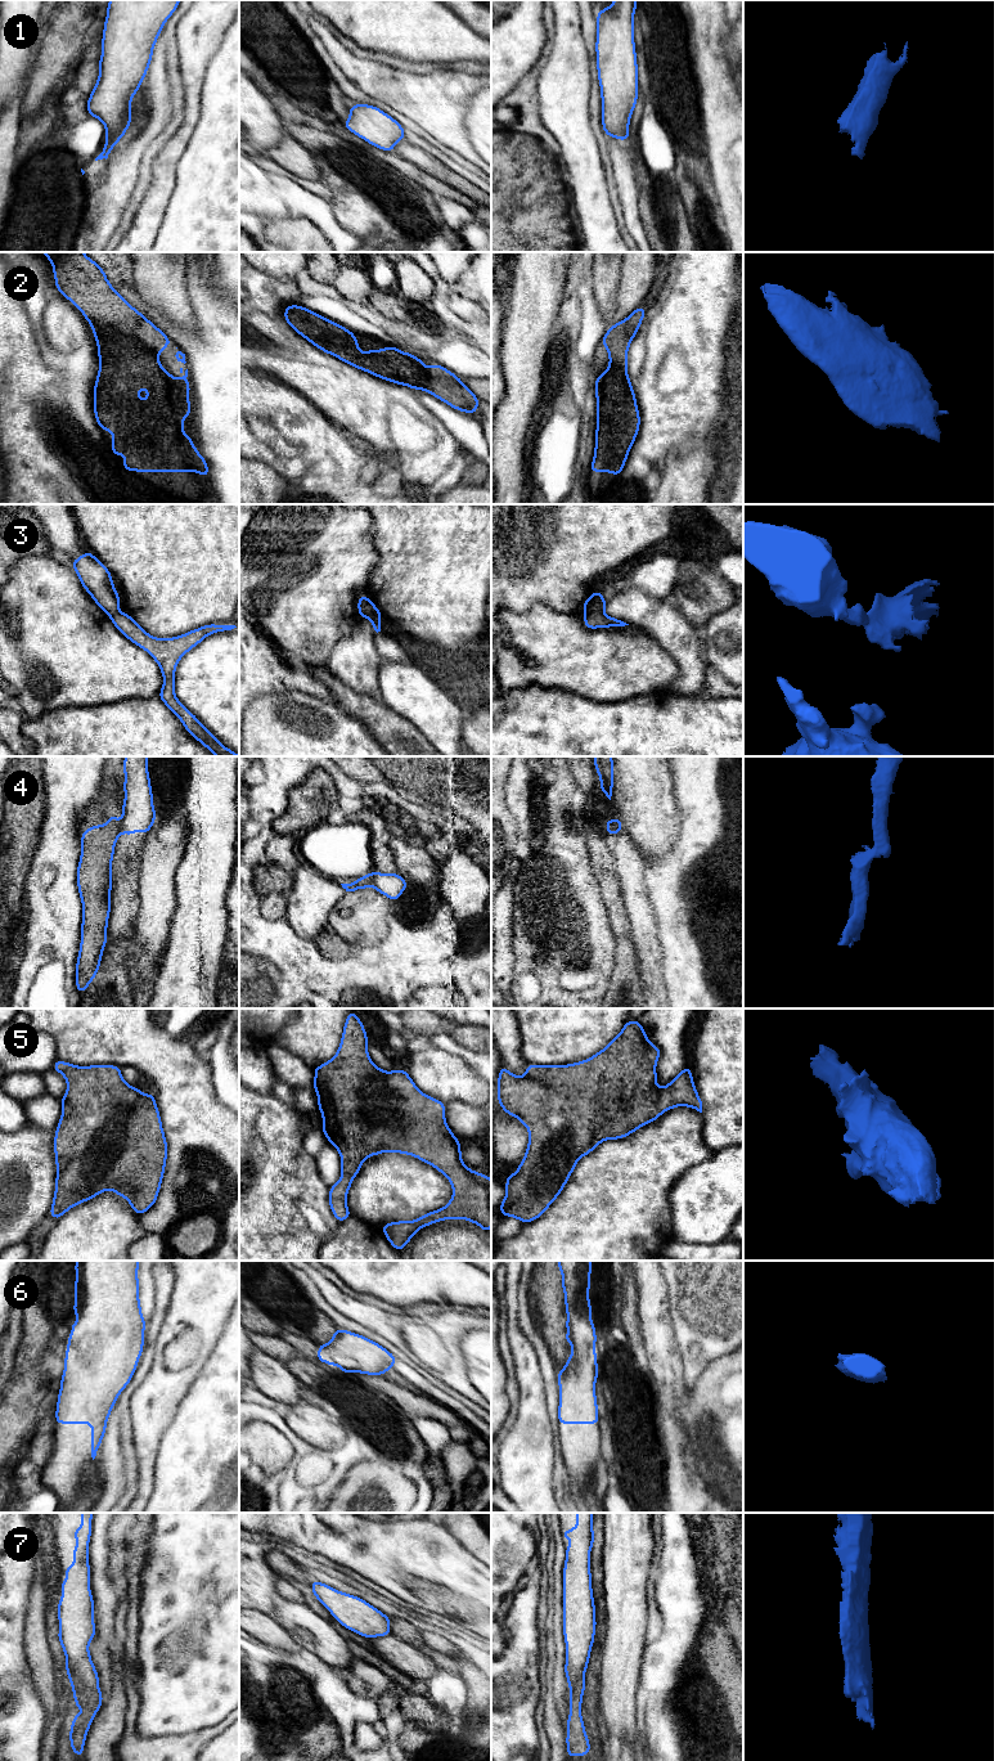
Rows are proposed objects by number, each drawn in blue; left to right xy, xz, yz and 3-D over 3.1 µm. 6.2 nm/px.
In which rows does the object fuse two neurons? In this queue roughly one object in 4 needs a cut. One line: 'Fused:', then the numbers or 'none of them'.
Fused: 3, 4

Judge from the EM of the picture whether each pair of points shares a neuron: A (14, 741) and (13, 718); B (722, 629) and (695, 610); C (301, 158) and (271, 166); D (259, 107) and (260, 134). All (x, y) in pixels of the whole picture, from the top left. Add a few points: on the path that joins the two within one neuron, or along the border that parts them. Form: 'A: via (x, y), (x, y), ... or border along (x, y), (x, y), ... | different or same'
A: via (13, 736), (13, 723) | same
B: border along (729, 606), (714, 614), (701, 630) | different
C: border along (264, 155), (277, 161), (284, 169) | different
D: via (259, 113), (260, 127) | same

